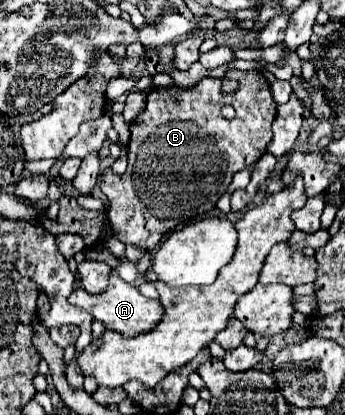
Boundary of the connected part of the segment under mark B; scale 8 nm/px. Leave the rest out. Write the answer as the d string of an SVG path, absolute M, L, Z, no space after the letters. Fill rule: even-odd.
M227 69L225 79L237 79L239 91L223 95L217 77L205 77L191 89L171 85L149 91L145 109L131 123L127 171L115 175L105 169L101 175L101 191L109 199L111 229L125 245L151 251L179 223L213 211L233 175L253 165L267 151L273 135L271 123L277 115L267 79L259 69ZM223 105L231 105L237 115L225 119L221 115Z

